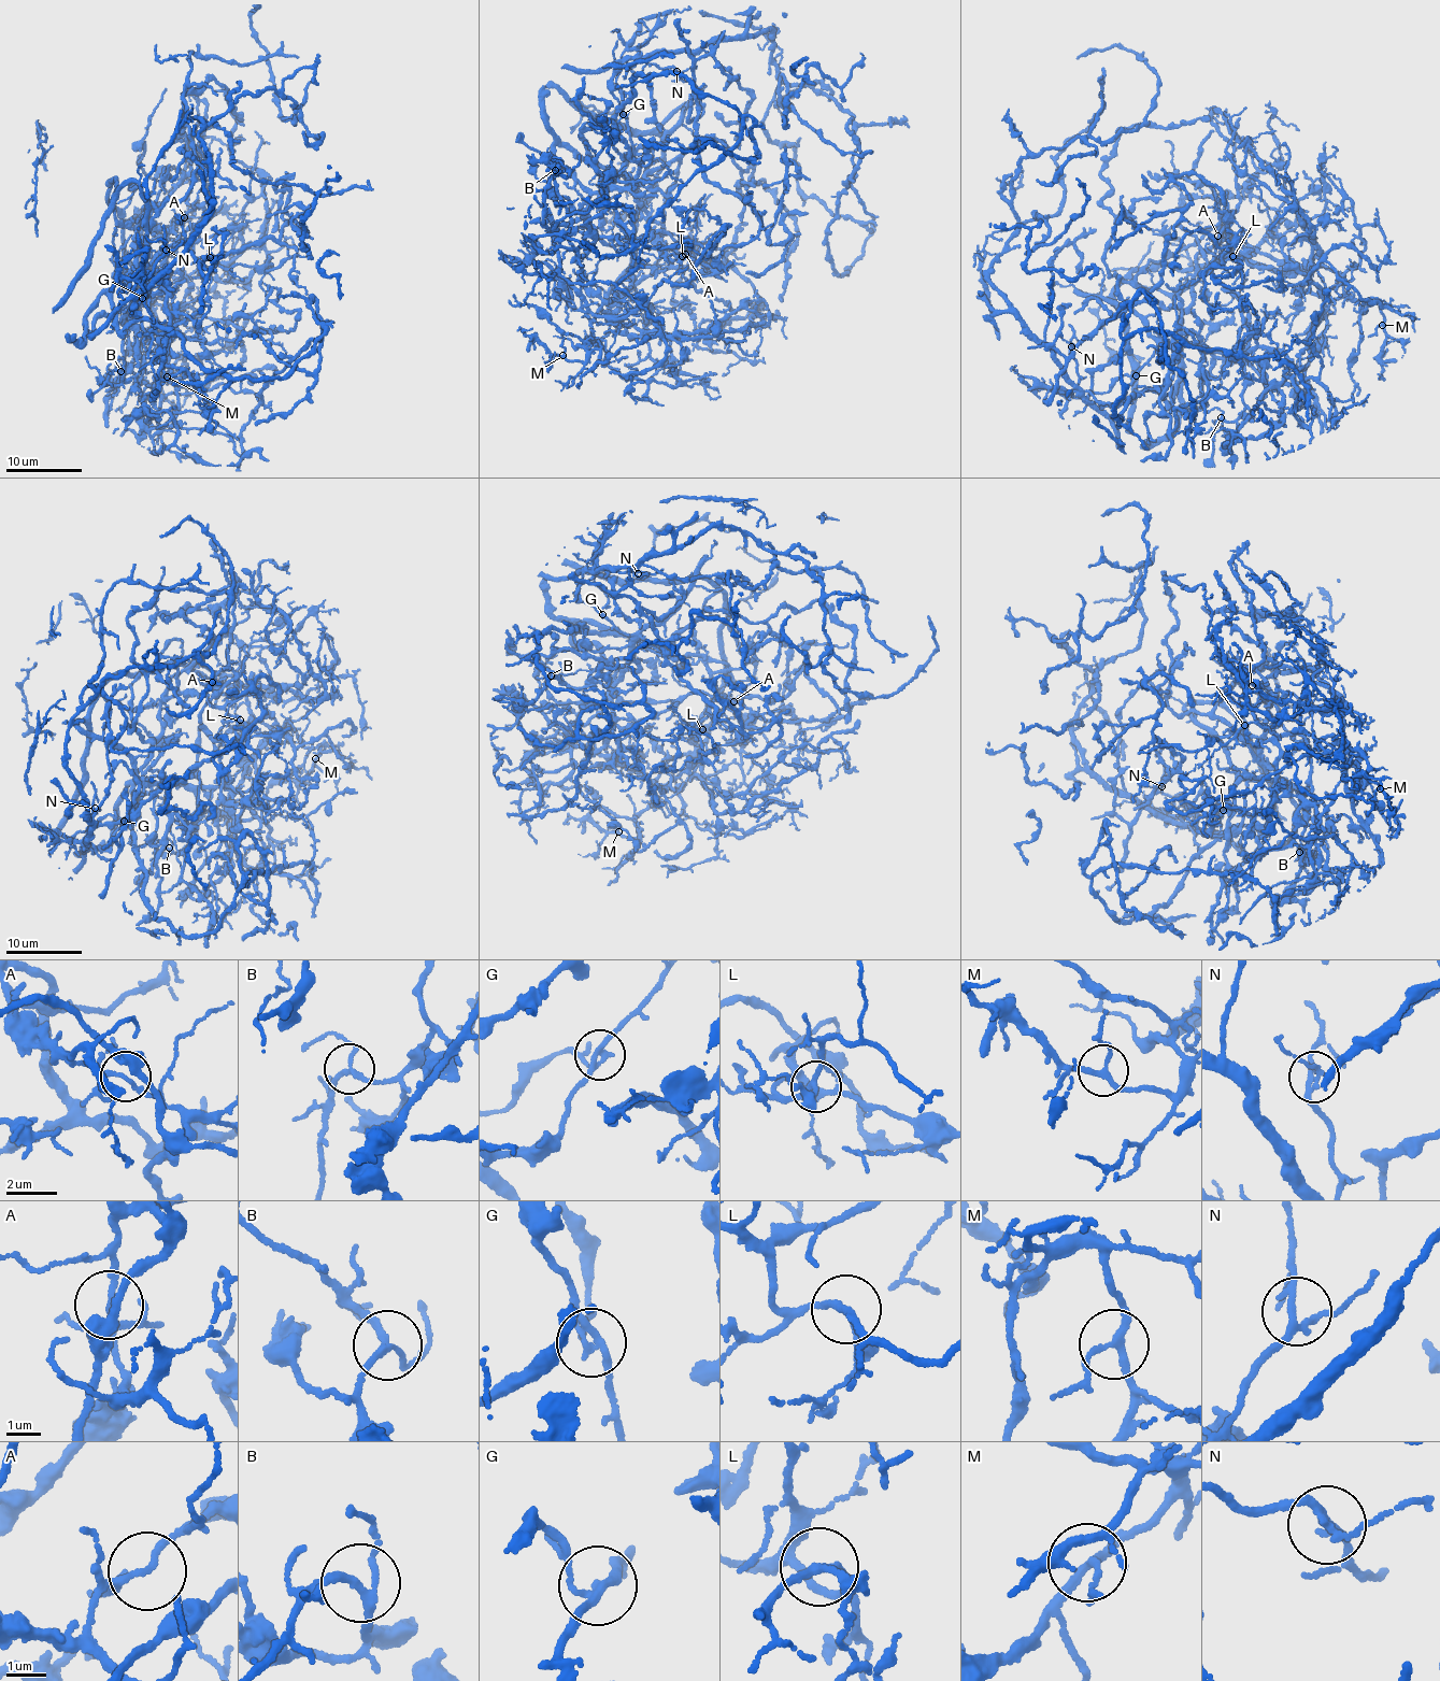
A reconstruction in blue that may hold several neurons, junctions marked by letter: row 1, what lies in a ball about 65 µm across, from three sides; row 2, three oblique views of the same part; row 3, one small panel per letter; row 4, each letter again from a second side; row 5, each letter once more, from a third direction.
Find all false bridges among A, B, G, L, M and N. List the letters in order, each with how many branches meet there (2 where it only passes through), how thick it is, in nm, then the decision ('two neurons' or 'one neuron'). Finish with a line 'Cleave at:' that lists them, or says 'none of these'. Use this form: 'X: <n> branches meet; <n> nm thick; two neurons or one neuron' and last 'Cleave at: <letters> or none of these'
A: 3 branches meet; 120 nm thick; two neurons
B: 3 branches meet; 180 nm thick; one neuron
G: 3 branches meet; 180 nm thick; two neurons
L: 3 branches meet; 170 nm thick; one neuron
M: 3 branches meet; 180 nm thick; one neuron
N: 3 branches meet; 160 nm thick; one neuron
Cleave at: A, G

